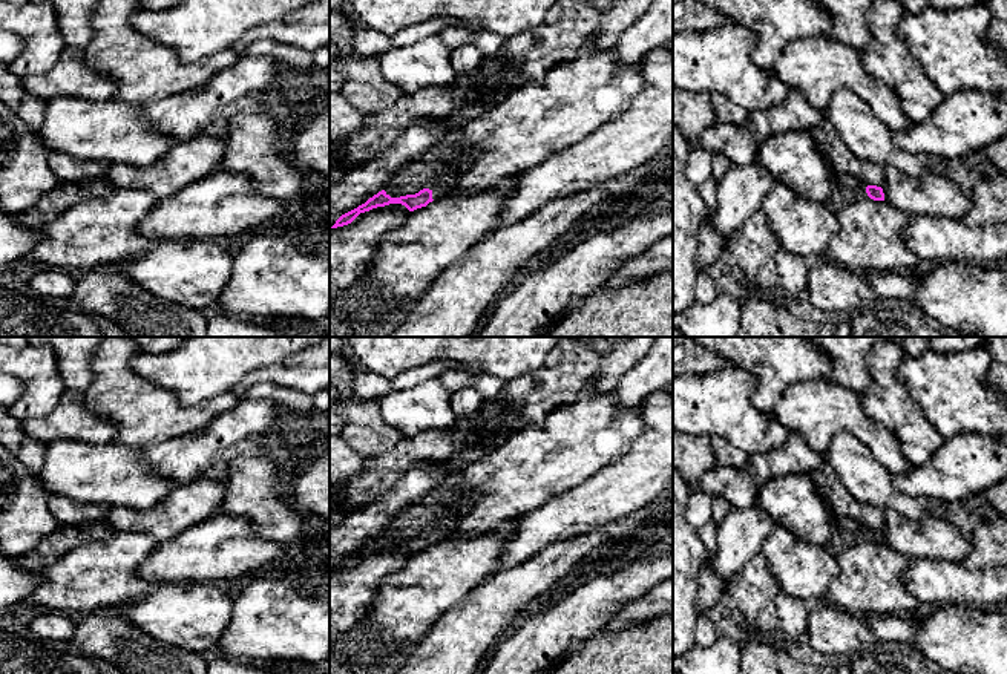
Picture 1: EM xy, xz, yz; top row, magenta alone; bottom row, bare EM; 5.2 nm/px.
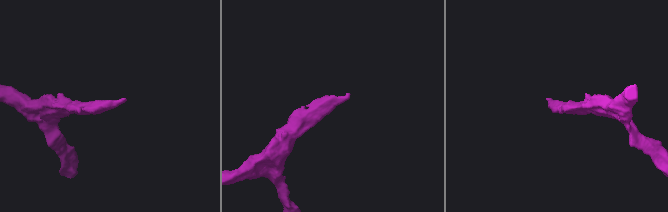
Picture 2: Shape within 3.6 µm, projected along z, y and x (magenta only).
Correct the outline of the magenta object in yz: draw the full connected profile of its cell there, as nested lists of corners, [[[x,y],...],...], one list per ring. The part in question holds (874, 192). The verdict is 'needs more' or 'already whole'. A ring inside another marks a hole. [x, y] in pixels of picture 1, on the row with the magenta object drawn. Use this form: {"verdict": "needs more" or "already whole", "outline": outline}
{"verdict": "needs more", "outline": [[[834,173],[834,191],[826,202],[834,213],[861,199],[884,201],[883,188],[868,185],[848,173]]]}

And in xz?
{"verdict": "needs more", "outline": [[[452,130],[431,150],[402,167],[382,191],[342,214],[331,228],[348,225],[360,213],[377,207],[402,204],[409,211],[414,211],[441,198],[457,176],[461,159],[458,146],[461,142],[463,130]]]}

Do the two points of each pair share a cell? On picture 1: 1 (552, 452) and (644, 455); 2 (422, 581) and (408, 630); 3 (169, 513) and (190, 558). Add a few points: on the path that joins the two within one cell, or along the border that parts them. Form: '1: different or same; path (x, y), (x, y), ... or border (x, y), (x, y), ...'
1: different; border (642, 423), (630, 446), (592, 474)
2: same; path (417, 593), (408, 602), (408, 618)
3: different; border (210, 516), (160, 541)

